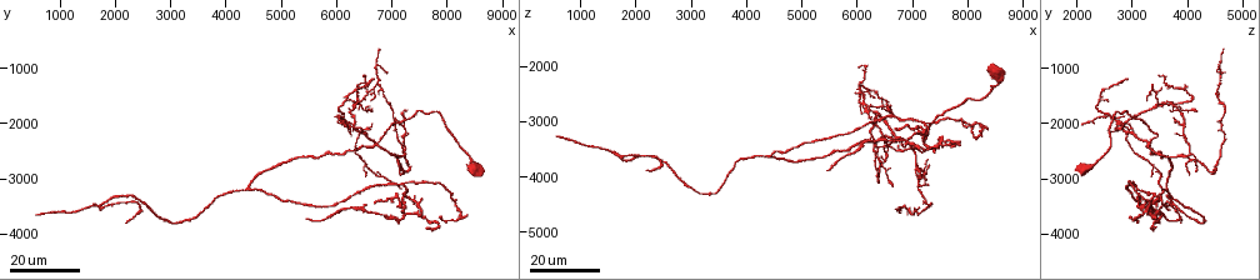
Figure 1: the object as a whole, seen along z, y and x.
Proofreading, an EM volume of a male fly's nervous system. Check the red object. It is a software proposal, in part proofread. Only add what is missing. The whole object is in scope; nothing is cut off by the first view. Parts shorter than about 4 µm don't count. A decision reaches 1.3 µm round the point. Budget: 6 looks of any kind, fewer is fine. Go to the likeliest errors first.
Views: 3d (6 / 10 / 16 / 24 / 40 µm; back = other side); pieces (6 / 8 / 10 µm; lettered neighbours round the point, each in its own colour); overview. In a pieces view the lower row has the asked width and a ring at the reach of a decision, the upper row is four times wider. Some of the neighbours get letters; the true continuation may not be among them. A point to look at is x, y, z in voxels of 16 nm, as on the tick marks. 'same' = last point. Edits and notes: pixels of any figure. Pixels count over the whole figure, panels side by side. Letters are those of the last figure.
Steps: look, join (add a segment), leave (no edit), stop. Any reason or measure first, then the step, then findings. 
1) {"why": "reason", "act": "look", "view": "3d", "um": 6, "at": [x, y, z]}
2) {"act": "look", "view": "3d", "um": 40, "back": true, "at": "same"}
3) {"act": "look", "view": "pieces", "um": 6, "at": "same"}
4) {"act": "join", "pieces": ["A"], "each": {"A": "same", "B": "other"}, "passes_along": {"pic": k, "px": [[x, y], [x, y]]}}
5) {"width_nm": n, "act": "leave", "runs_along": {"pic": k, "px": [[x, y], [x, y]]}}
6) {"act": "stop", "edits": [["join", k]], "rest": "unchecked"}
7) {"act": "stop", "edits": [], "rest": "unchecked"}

{"act": "look", "view": "3d", "um": 16, "at": [550, 3650, 3250]}

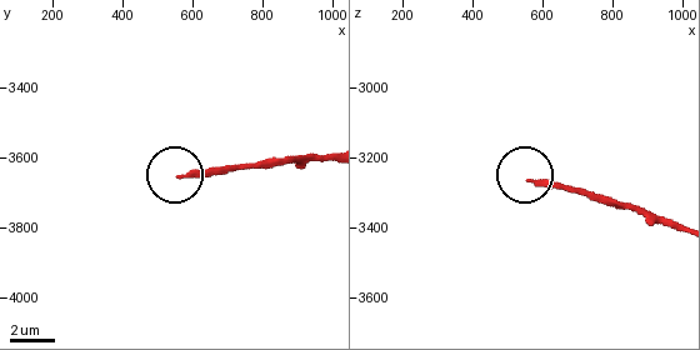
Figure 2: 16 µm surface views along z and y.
{"act": "look", "view": "pieces", "um": 6, "at": [570, 3660, 3260]}

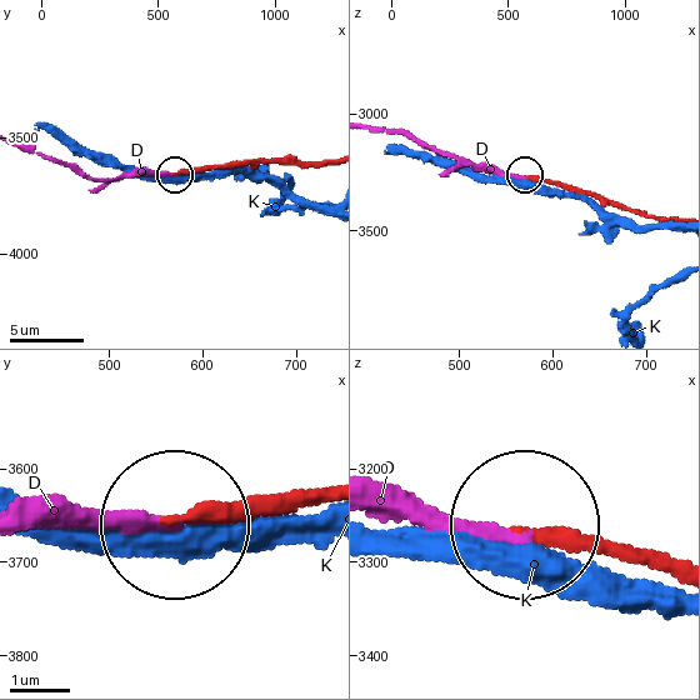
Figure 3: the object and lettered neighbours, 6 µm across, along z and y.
{"width_nm": 230, "act": "join", "pieces": ["D"], "each": {"D": "same", "K": "other"}, "passes_along": {"pic": 3, "px": [[561, 189], [520, 175], [480, 171], [406, 136], [373, 130]]}, "found": "it goes on there"}

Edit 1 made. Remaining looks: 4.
{"act": "look", "view": "overview"}

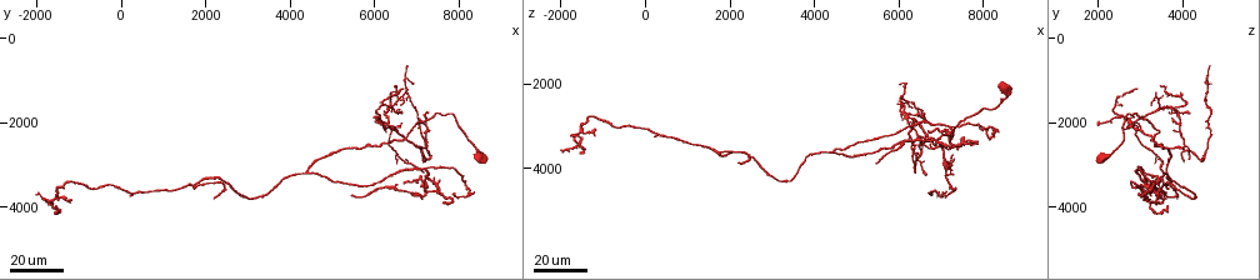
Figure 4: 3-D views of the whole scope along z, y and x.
{"why": "tapers out", "act": "look", "view": "3d", "um": 24, "at": [5400, 3700, 3850]}

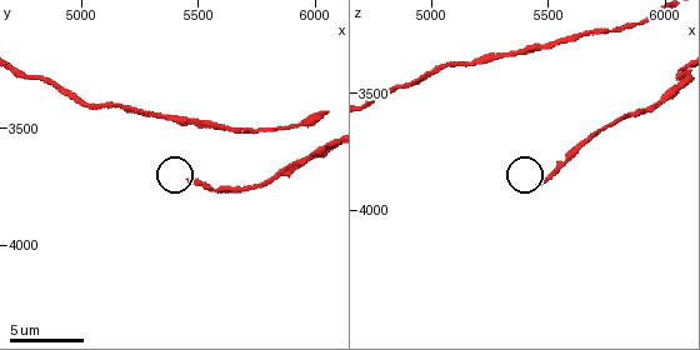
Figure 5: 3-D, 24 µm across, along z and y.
{"why": "see the neighbours", "act": "look", "view": "pieces", "um": 10, "at": [5470, 3740, 3880]}

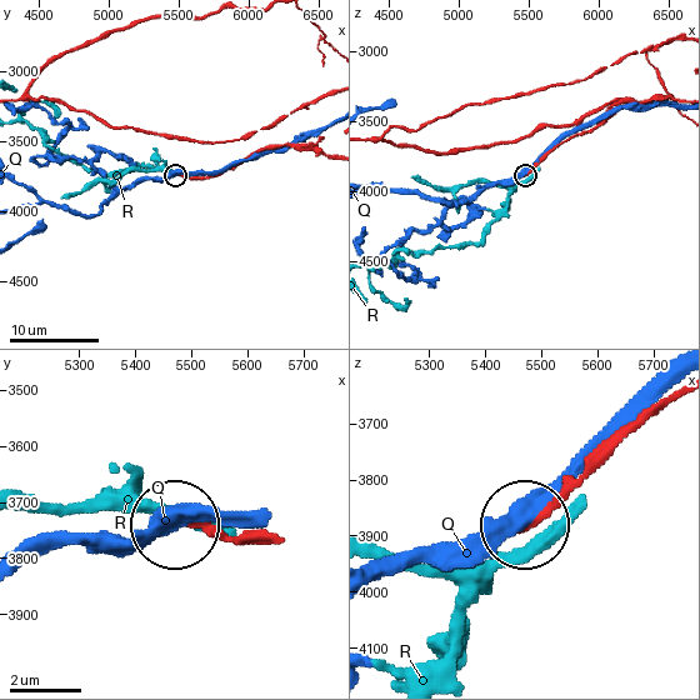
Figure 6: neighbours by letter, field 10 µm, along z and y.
{"act": "leave", "each": {"Q": "other", "R": "other"}, "runs_along": {"pic": 6, "px": [[656, 99], [621, 103], [591, 129], [551, 149], [525, 175]]}, "found": "no lettered segment goes on from it"}

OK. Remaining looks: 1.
{"act": "stop", "edits": [["join", 3]], "rest": "unchecked"}

